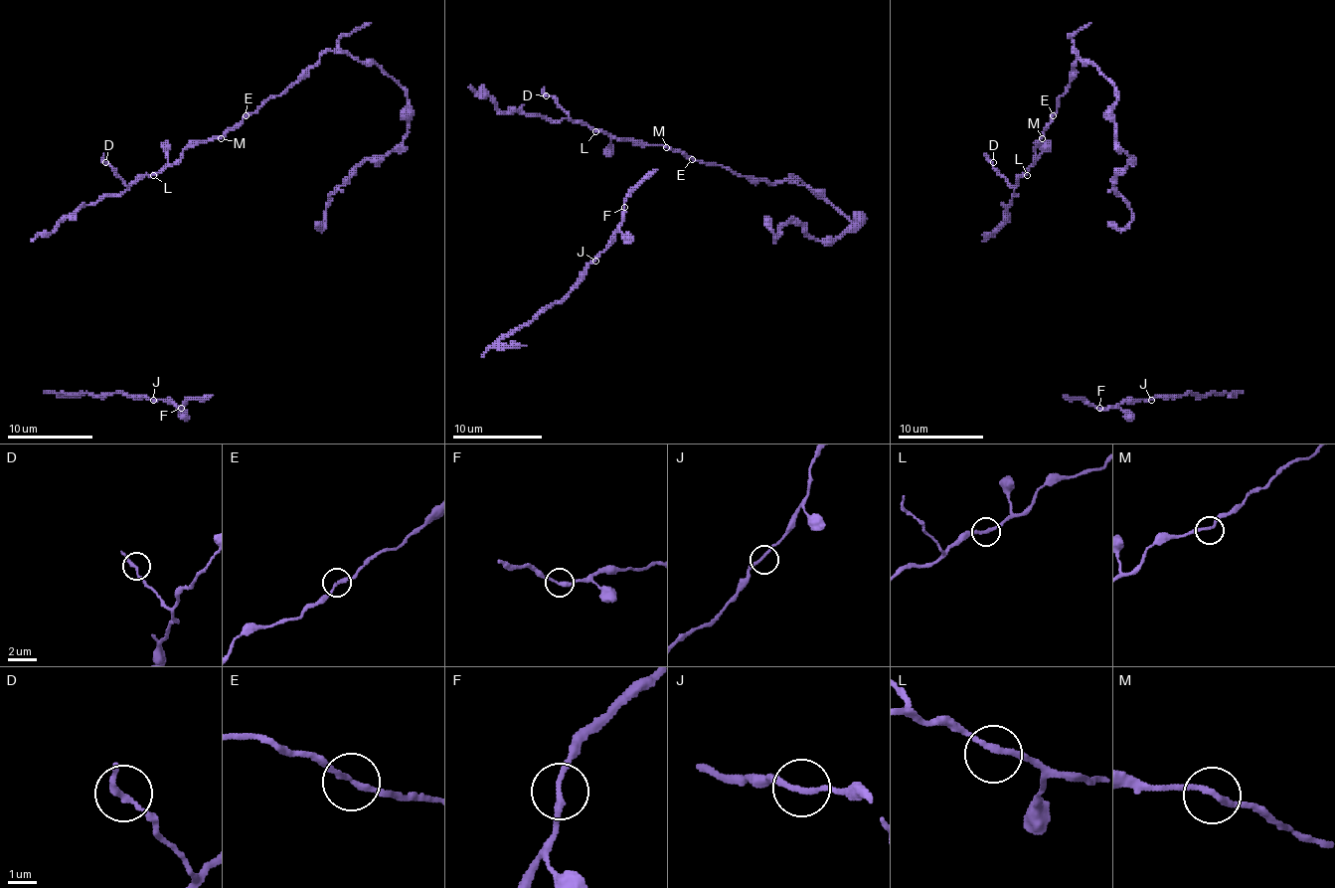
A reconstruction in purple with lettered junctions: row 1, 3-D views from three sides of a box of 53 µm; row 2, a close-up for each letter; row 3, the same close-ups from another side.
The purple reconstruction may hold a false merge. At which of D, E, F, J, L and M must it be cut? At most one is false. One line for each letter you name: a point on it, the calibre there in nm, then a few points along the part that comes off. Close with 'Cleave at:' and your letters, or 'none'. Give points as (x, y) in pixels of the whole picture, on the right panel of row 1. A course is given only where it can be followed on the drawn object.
Cleave at: none

